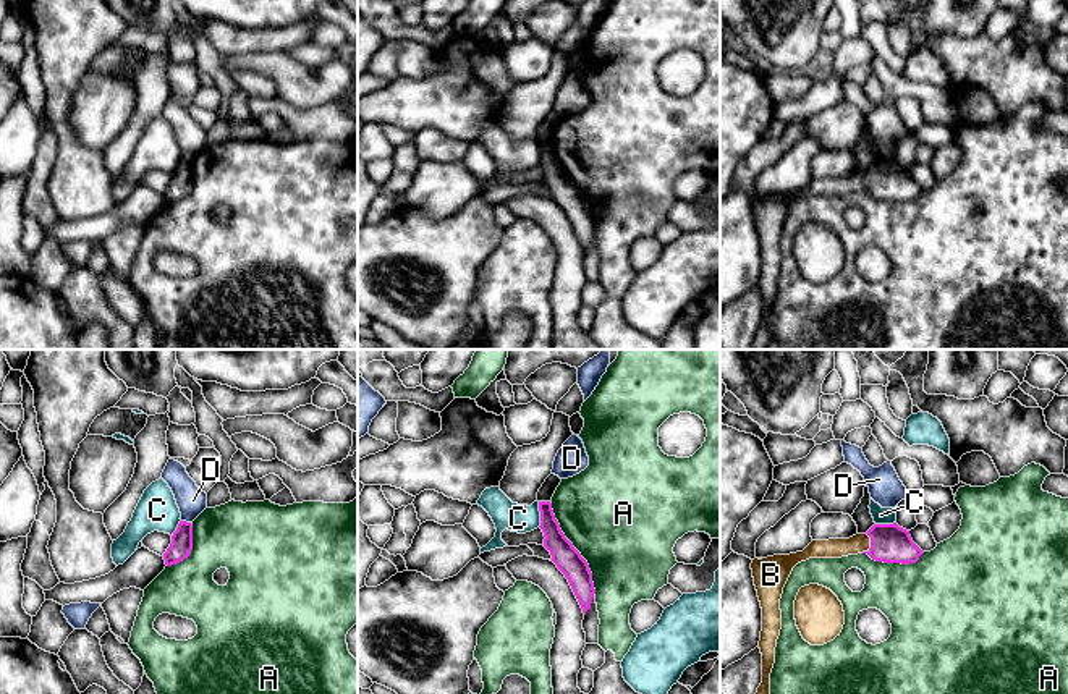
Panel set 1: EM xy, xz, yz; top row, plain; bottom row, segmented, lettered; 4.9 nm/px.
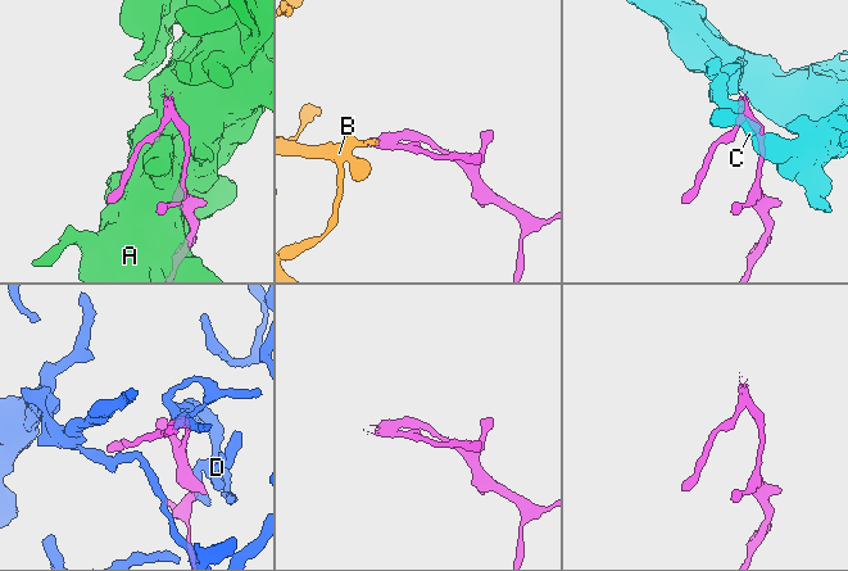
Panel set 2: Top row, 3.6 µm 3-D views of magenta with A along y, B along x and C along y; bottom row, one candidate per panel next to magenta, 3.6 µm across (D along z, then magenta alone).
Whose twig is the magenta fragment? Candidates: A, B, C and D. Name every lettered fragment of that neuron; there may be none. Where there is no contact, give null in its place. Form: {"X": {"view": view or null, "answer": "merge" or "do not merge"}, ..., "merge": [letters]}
{"A": {"view": "xz", "answer": "do not merge"}, "B": {"view": "yz", "answer": "merge"}, "C": {"view": "xz", "answer": "do not merge"}, "D": {"view": "xy", "answer": "do not merge"}, "merge": ["B"]}

